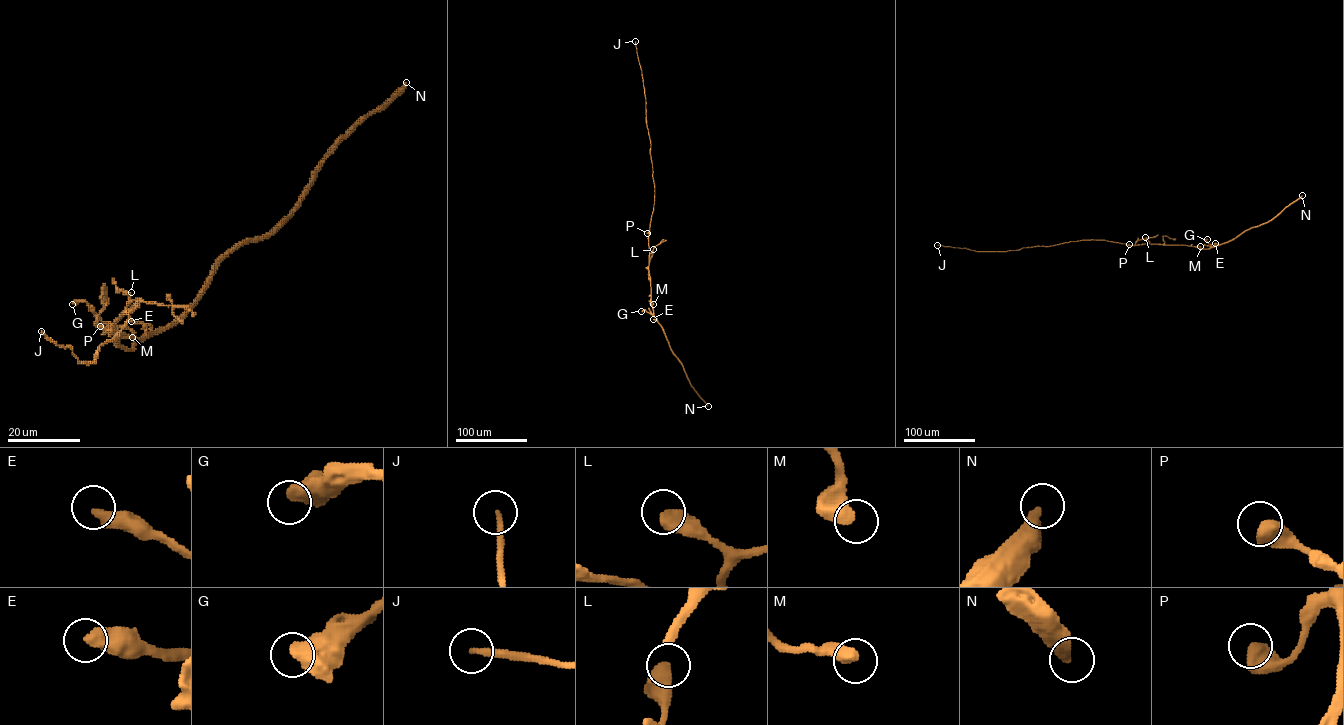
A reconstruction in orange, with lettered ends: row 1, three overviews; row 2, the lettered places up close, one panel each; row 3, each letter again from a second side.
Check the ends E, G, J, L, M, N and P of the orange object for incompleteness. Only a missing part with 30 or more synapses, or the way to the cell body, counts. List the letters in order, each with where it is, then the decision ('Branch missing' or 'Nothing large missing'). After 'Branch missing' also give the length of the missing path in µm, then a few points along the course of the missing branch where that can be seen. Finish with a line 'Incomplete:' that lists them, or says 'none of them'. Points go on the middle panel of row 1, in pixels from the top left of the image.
E: Place: (653, 319). Nothing large missing
G: Place: (641, 311). Nothing large missing
J: Place: (635, 41). Branch missing. Missing length about 200 µm
L: Place: (653, 249). Nothing large missing
M: Place: (653, 304). Nothing large missing
N: Place: (708, 406). Nothing large missing
P: Place: (647, 233). Nothing large missing
Incomplete: J

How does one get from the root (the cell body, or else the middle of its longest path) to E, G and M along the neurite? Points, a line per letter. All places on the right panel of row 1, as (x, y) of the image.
E: (1132, 245), (1161, 244), (1209, 249), (1215, 243)
G: (1132, 245), (1161, 244), (1209, 249), (1211, 245), (1207, 239)
M: (1132, 245), (1200, 246)

